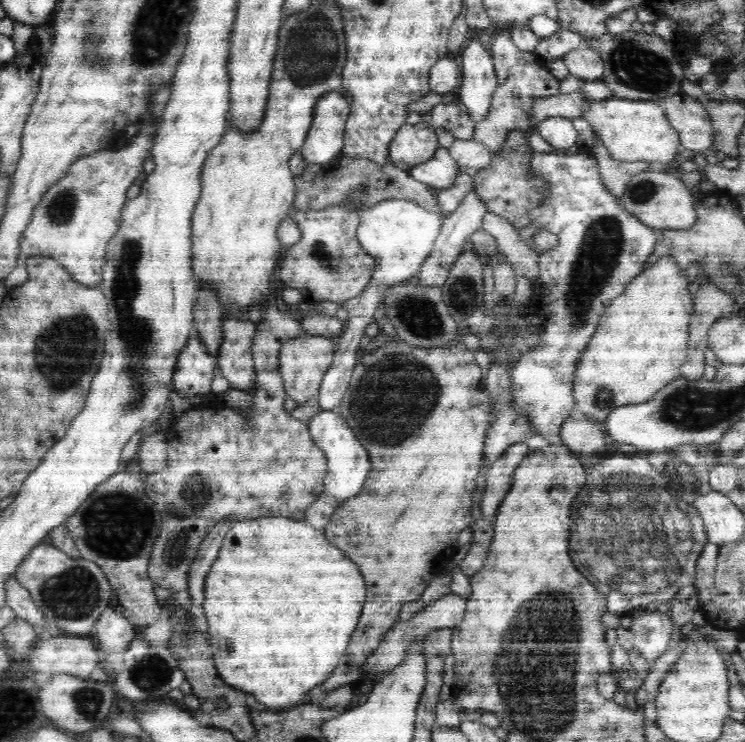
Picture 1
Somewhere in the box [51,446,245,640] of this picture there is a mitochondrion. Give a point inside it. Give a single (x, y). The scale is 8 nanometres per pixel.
(119, 525)

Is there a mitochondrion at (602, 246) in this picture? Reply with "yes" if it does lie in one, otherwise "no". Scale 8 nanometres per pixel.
yes

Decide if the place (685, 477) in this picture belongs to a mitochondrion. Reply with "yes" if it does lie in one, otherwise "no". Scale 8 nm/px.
yes

